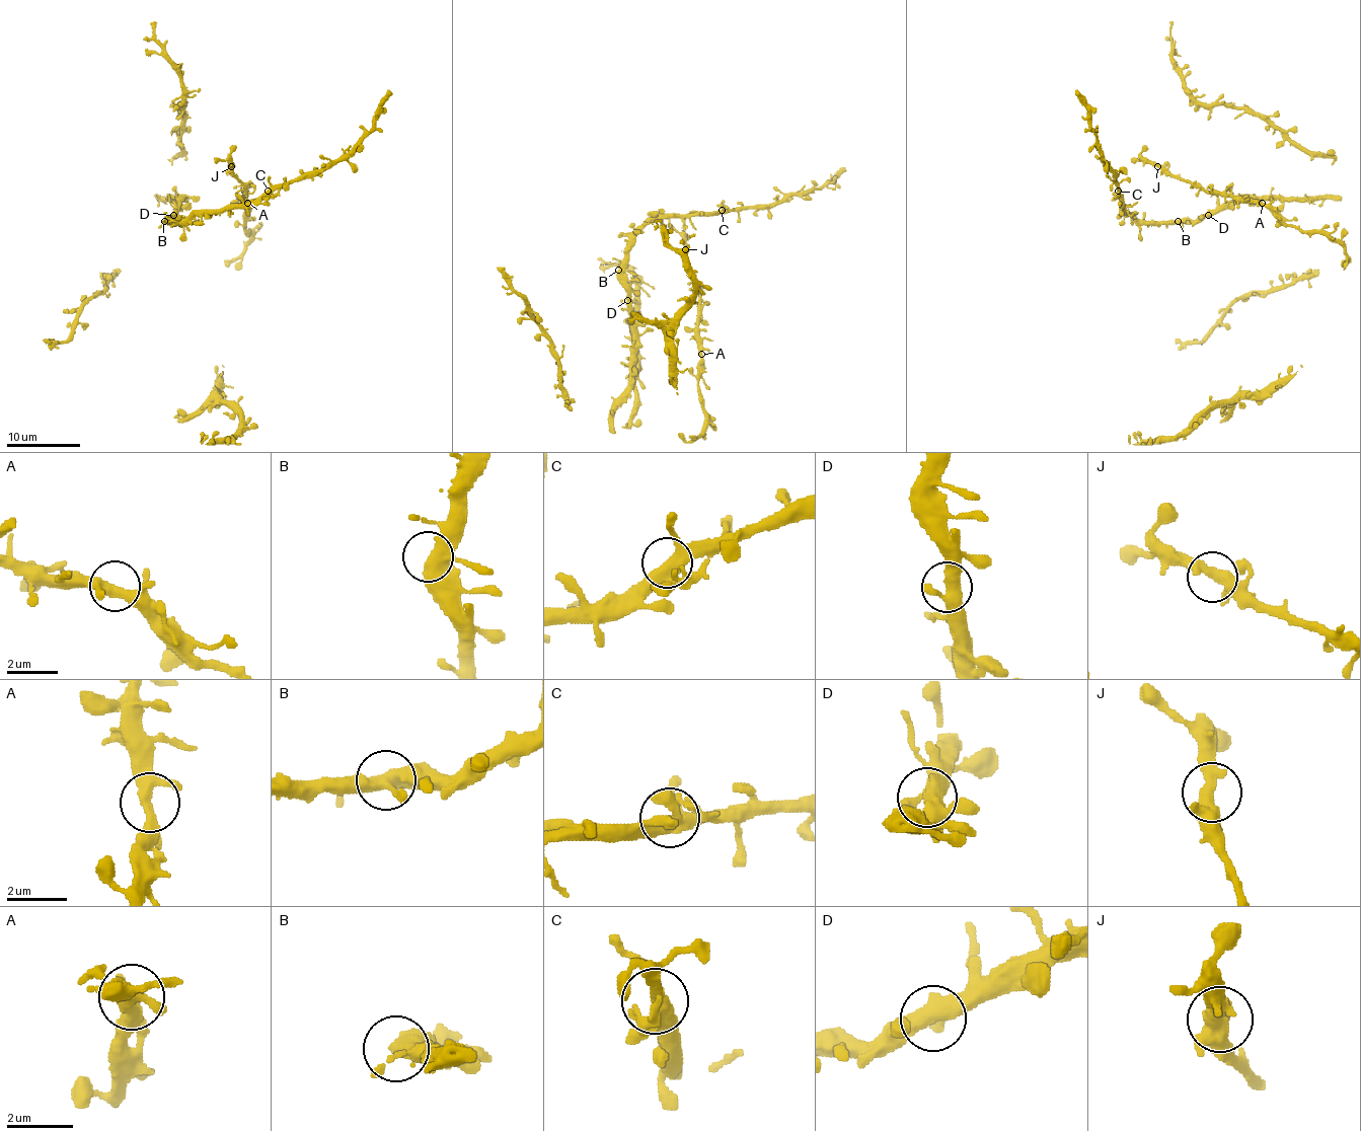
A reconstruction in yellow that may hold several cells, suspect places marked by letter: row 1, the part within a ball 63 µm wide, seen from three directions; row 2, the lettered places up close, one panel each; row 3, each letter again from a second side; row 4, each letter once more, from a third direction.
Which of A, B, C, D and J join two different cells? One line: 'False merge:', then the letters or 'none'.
False merge: none

